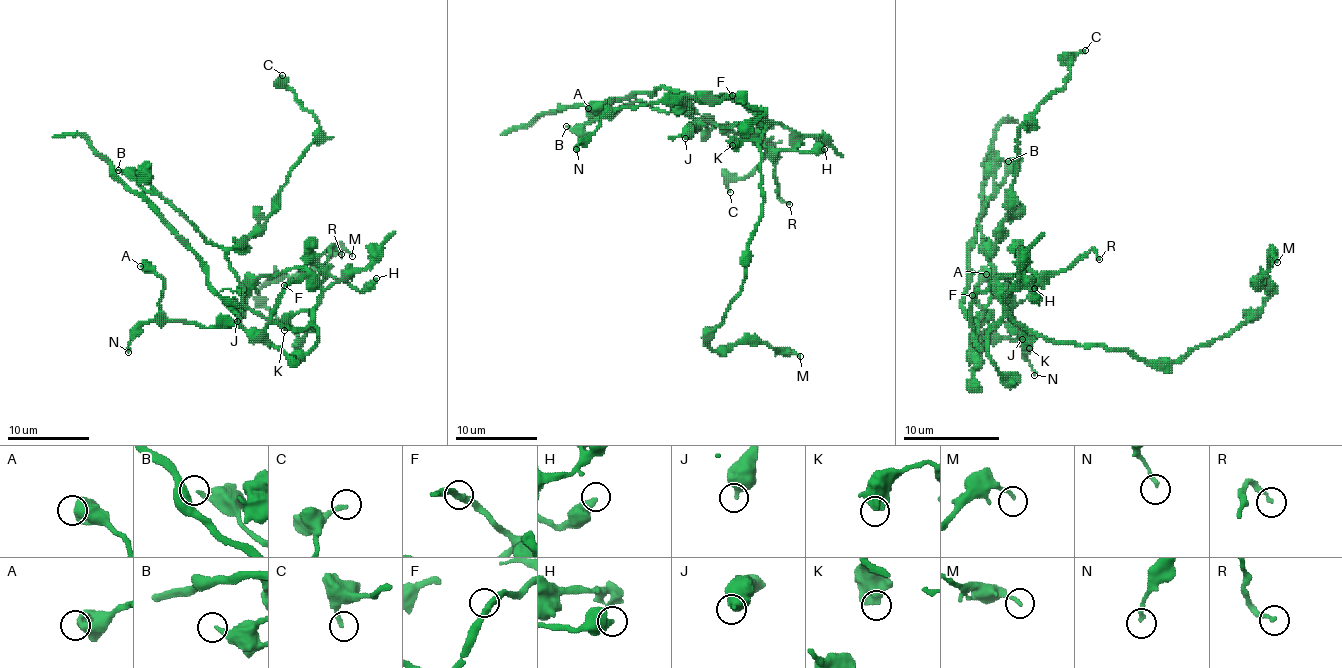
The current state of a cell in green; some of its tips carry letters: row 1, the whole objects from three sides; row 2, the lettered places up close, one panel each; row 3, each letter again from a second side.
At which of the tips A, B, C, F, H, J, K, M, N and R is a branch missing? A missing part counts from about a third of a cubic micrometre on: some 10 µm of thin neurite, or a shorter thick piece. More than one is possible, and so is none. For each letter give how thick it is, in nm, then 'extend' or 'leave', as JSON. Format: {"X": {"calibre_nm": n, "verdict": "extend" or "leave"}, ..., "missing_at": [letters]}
{"A": {"calibre_nm": 750, "verdict": "leave"}, "B": {"calibre_nm": 220, "verdict": "leave"}, "C": {"calibre_nm": 200, "verdict": "leave"}, "F": {"calibre_nm": 300, "verdict": "leave"}, "H": {"calibre_nm": 440, "verdict": "leave"}, "J": {"calibre_nm": 480, "verdict": "leave"}, "K": {"calibre_nm": 700, "verdict": "leave"}, "M": {"calibre_nm": 170, "verdict": "leave"}, "N": {"calibre_nm": 190, "verdict": "leave"}, "R": {"calibre_nm": 200, "verdict": "leave"}, "missing_at": []}

